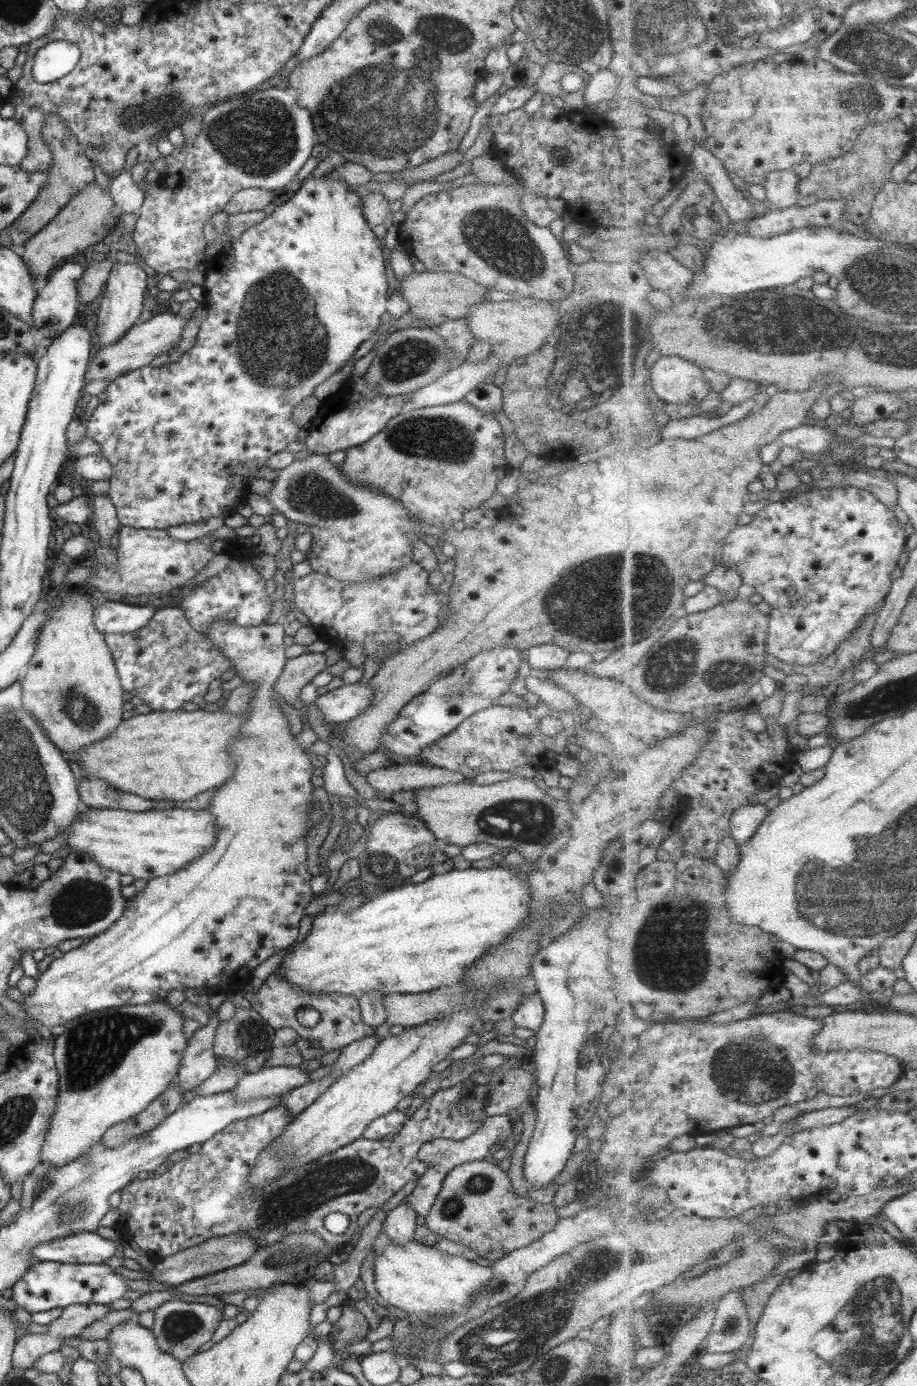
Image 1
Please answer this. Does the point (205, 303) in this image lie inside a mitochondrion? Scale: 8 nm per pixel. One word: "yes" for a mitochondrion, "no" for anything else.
no

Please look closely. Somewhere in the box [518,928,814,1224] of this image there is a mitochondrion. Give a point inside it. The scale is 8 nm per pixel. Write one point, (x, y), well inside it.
(752, 1070)

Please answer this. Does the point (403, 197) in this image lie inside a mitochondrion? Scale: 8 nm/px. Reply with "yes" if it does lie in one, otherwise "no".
no

